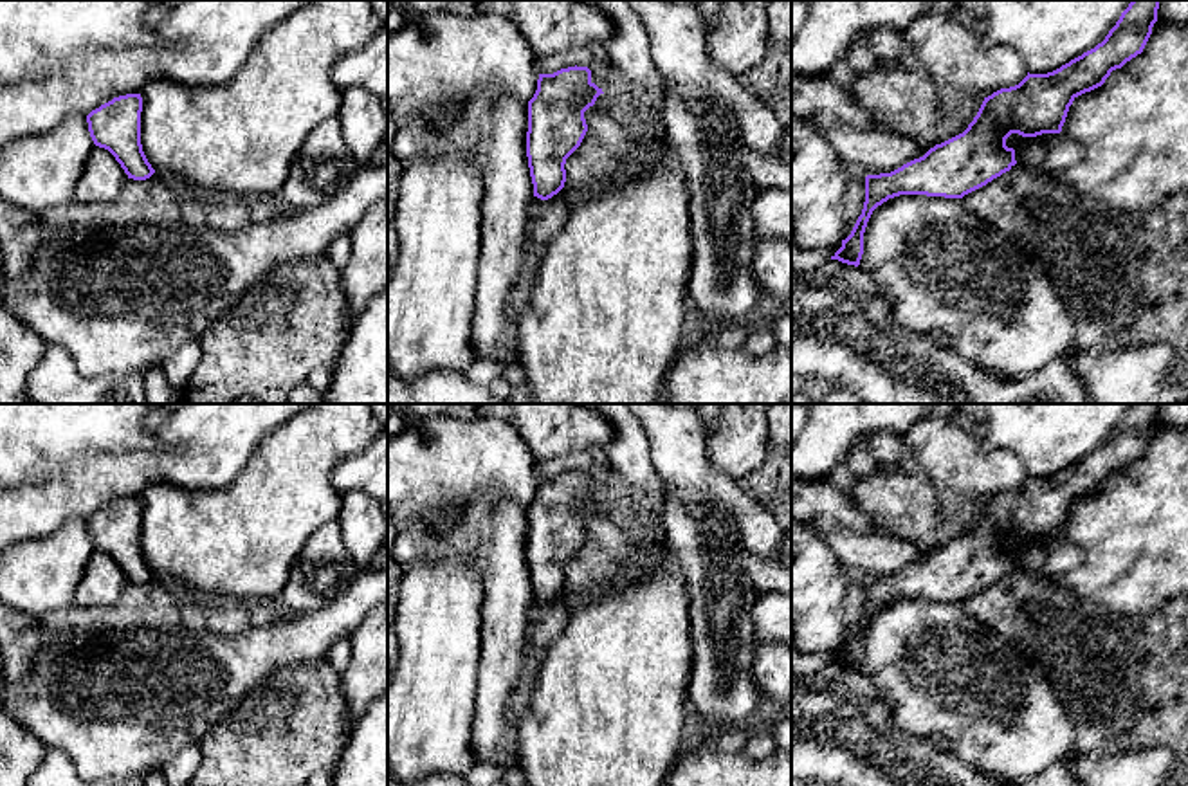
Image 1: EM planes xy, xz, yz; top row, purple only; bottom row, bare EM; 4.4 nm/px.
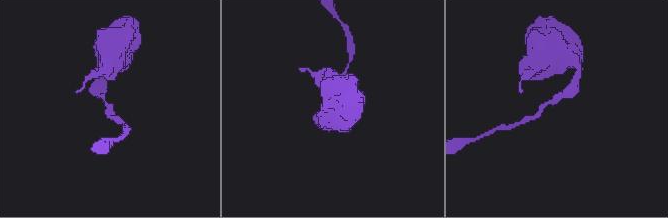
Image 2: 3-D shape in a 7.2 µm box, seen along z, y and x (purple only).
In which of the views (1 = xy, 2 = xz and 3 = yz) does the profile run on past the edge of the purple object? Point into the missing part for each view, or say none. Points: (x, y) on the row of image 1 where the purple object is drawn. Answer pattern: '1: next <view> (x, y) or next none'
1: next none
2: next none
3: next none

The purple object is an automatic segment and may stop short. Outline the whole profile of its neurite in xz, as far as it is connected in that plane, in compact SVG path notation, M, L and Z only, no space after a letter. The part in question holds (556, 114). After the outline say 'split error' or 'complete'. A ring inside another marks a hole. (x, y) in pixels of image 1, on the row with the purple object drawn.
M588 67L539 74L528 101L526 157L534 196L548 200L566 182L566 159L580 146L588 124L584 112L604 94Z | complete

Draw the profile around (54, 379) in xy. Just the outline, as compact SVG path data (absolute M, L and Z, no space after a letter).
M56 344L27 375L27 395L34 404L146 404L142 373L83 377Z

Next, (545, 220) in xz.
M562 187L548 200L532 196L526 209L528 260L517 283L508 296L508 326L507 344L517 352L517 324L530 306L532 288L539 274L539 263L550 242L561 233L568 222L575 195Z

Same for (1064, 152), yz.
M1058 135L1051 141L1047 148L1046 168L1051 173L1058 173L1080 162L1083 155L1085 150L1080 142L1071 137Z

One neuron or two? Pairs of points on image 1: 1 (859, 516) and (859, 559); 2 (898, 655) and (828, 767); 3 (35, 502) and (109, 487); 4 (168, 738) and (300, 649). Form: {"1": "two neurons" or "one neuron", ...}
{"1": "two neurons", "2": "two neurons", "3": "one neuron", "4": "one neuron"}

